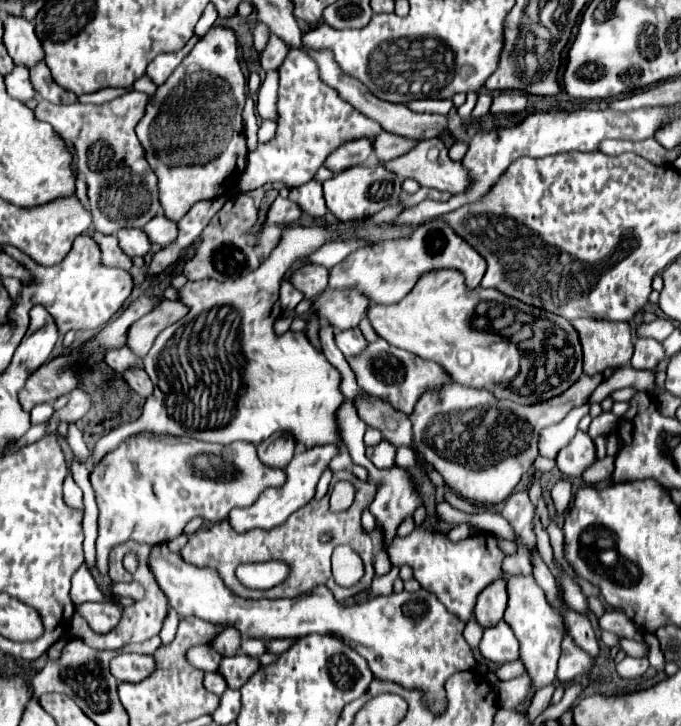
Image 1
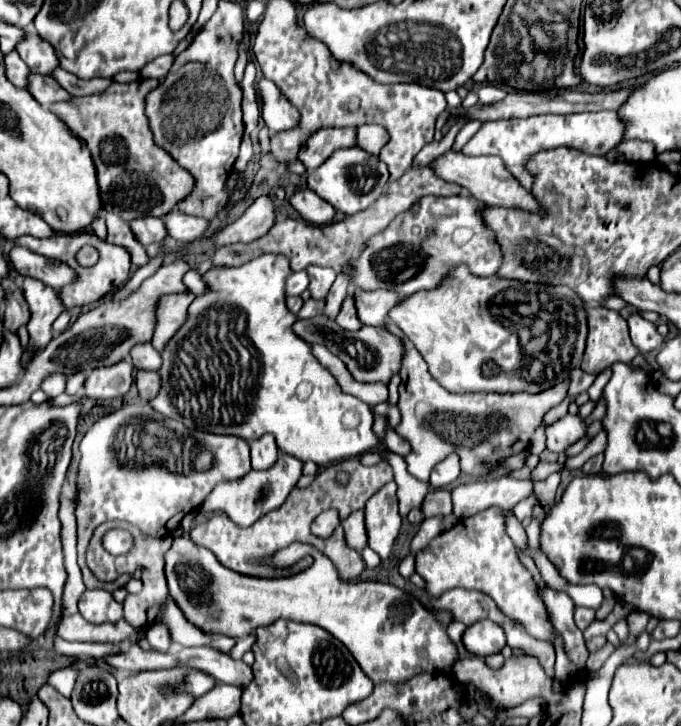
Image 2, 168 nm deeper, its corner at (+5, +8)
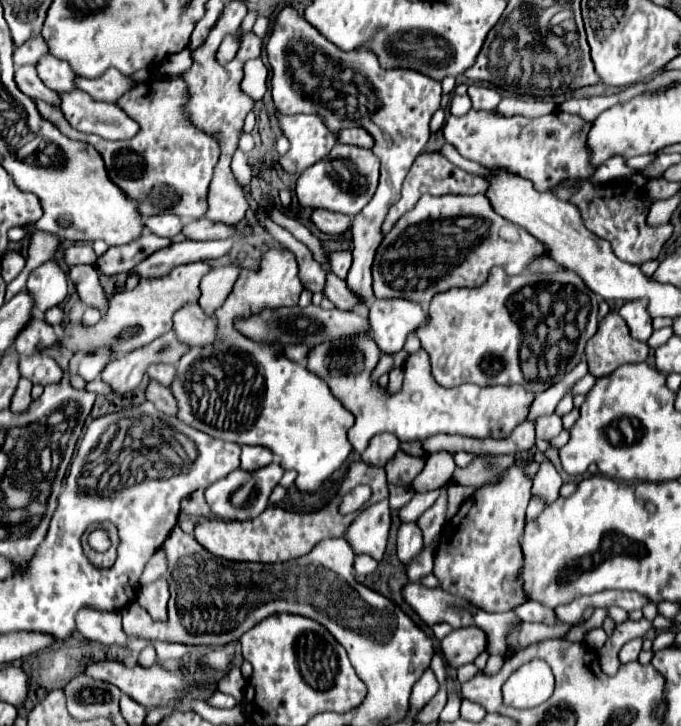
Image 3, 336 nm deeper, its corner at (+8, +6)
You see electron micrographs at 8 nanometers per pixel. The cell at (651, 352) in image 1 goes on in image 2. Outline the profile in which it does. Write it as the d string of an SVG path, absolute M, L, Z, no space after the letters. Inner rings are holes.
M632 314L628 318L629 335L632 338L632 344L640 350L640 354L652 352L662 346L664 338L660 336L656 326L648 320L644 320L640 314Z

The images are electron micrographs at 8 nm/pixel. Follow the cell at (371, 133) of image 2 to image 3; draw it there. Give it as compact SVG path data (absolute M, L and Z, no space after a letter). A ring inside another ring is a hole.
M345 128L337 132L337 142L339 144L353 144L353 146L361 146L361 148L371 148L373 146L373 138L367 130L363 128Z

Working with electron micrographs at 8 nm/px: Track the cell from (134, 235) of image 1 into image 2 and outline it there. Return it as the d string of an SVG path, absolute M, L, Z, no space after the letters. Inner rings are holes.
M136 218L130 222L130 230L142 246L162 242L166 236L166 228L160 218Z

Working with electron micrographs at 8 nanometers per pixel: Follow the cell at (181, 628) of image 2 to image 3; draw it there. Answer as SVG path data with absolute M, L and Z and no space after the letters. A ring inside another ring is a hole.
M159 578L159 580L151 582L149 586L141 588L137 602L151 614L153 620L165 620L167 618L167 600L169 600L167 582L163 578Z

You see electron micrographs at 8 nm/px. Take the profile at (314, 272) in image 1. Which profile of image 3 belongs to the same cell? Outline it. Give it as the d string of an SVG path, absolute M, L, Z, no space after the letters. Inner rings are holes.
M327 274L327 286L323 292L339 310L353 310L361 306L361 298L349 290L347 282L337 278L335 274Z

